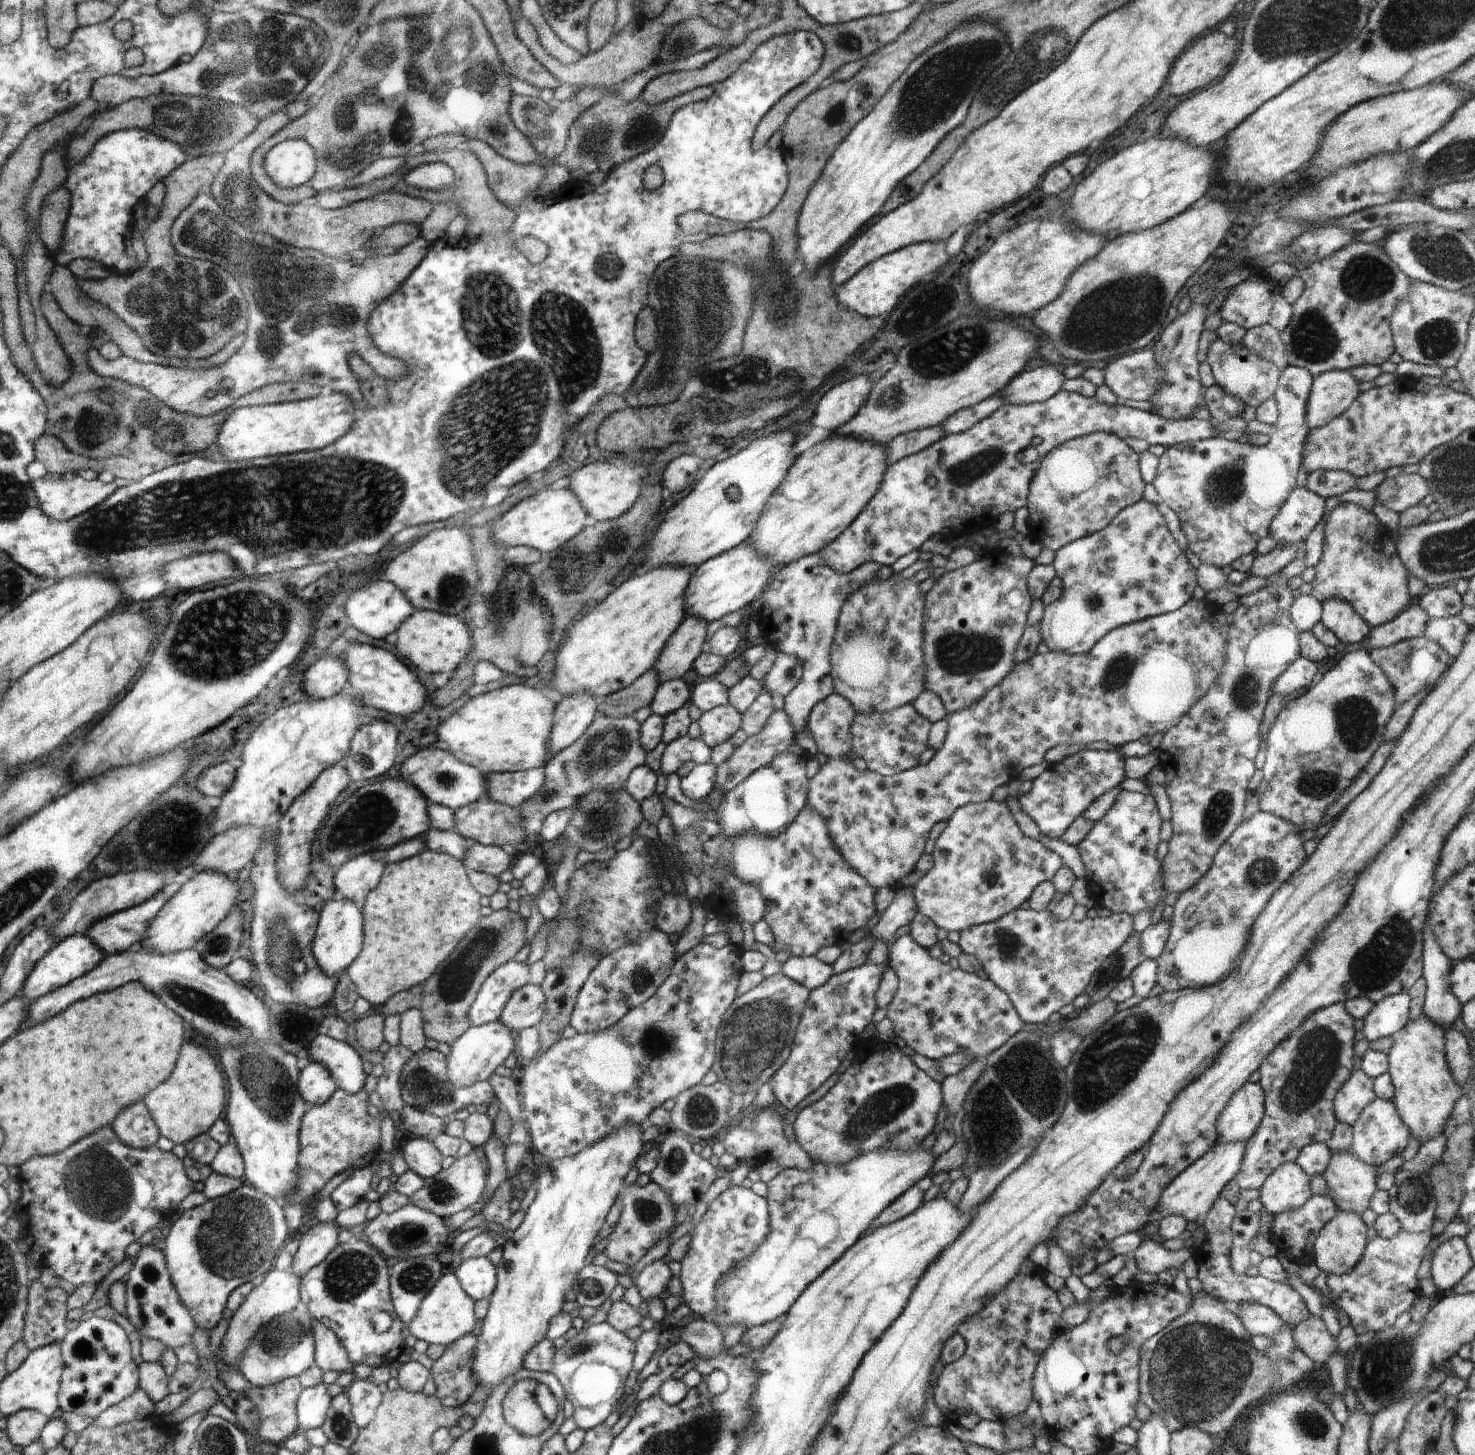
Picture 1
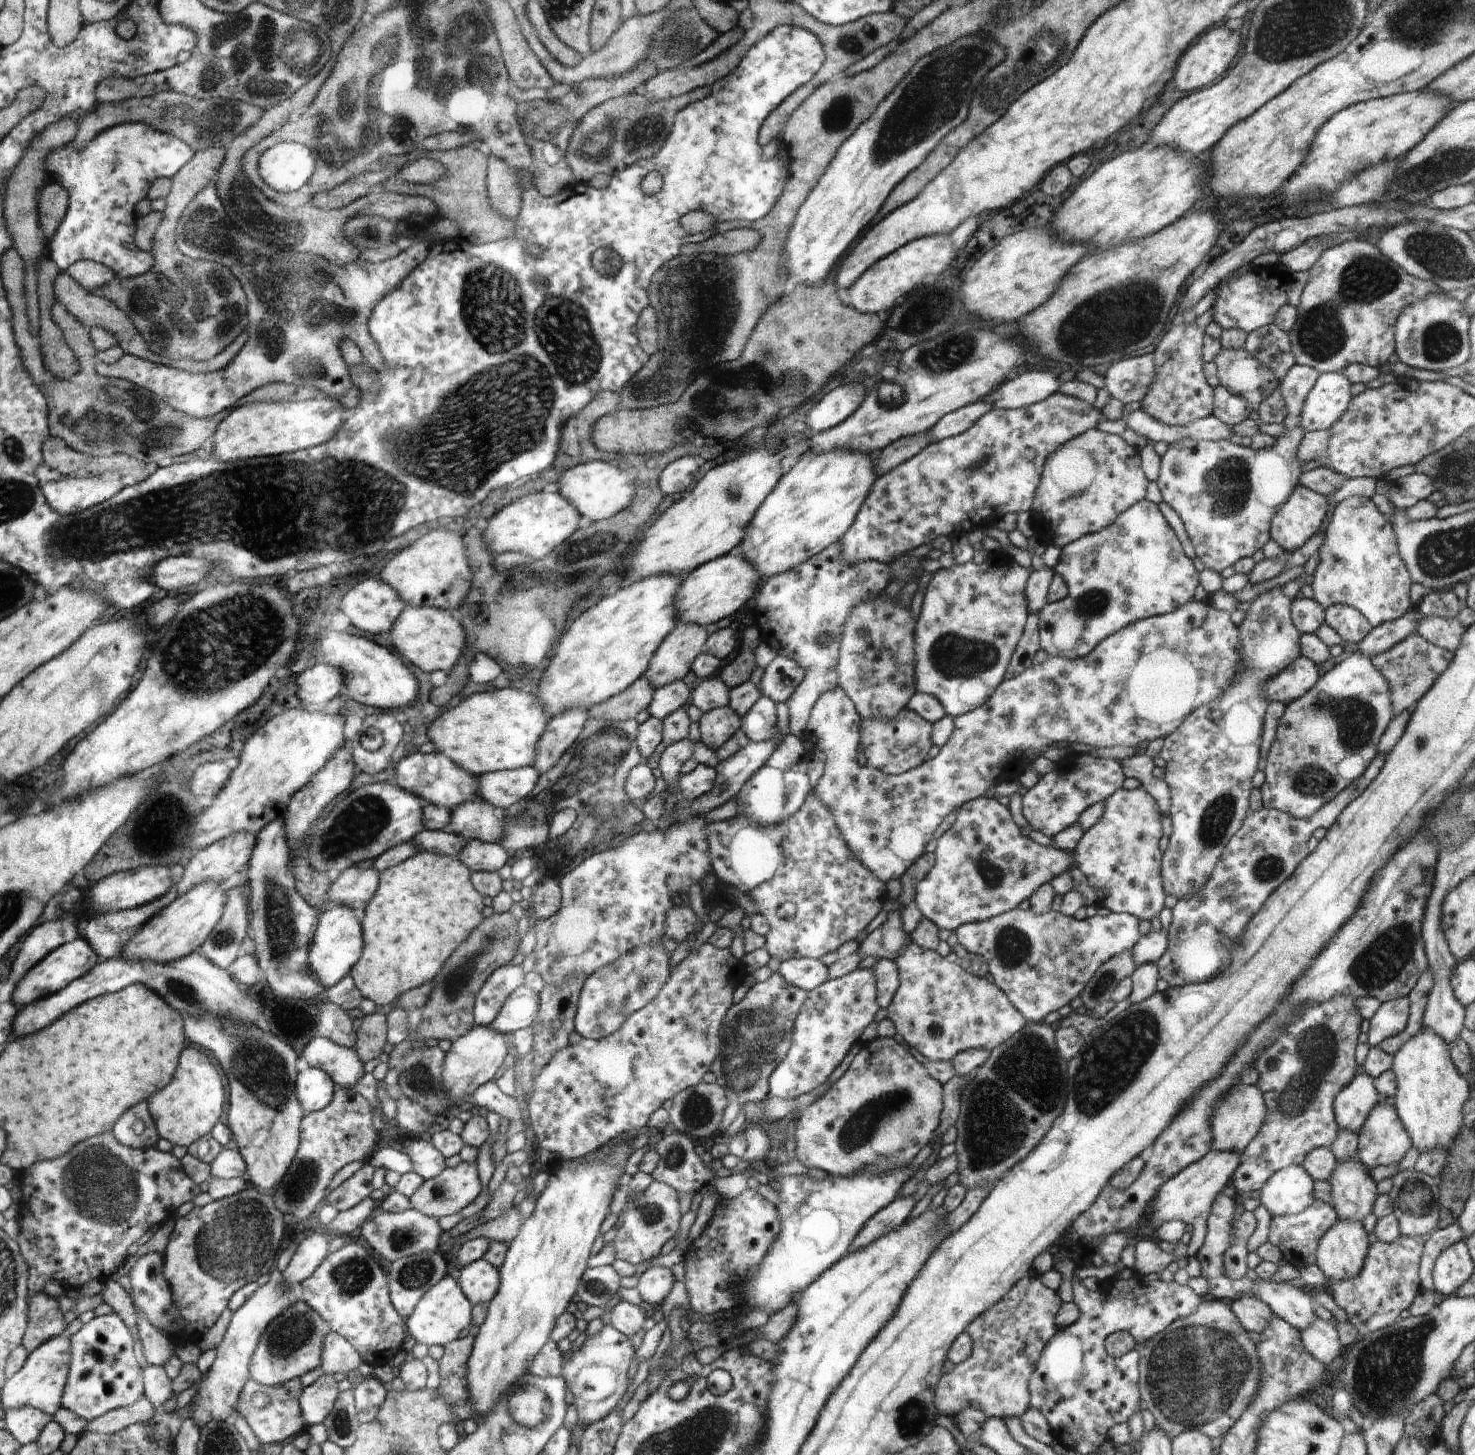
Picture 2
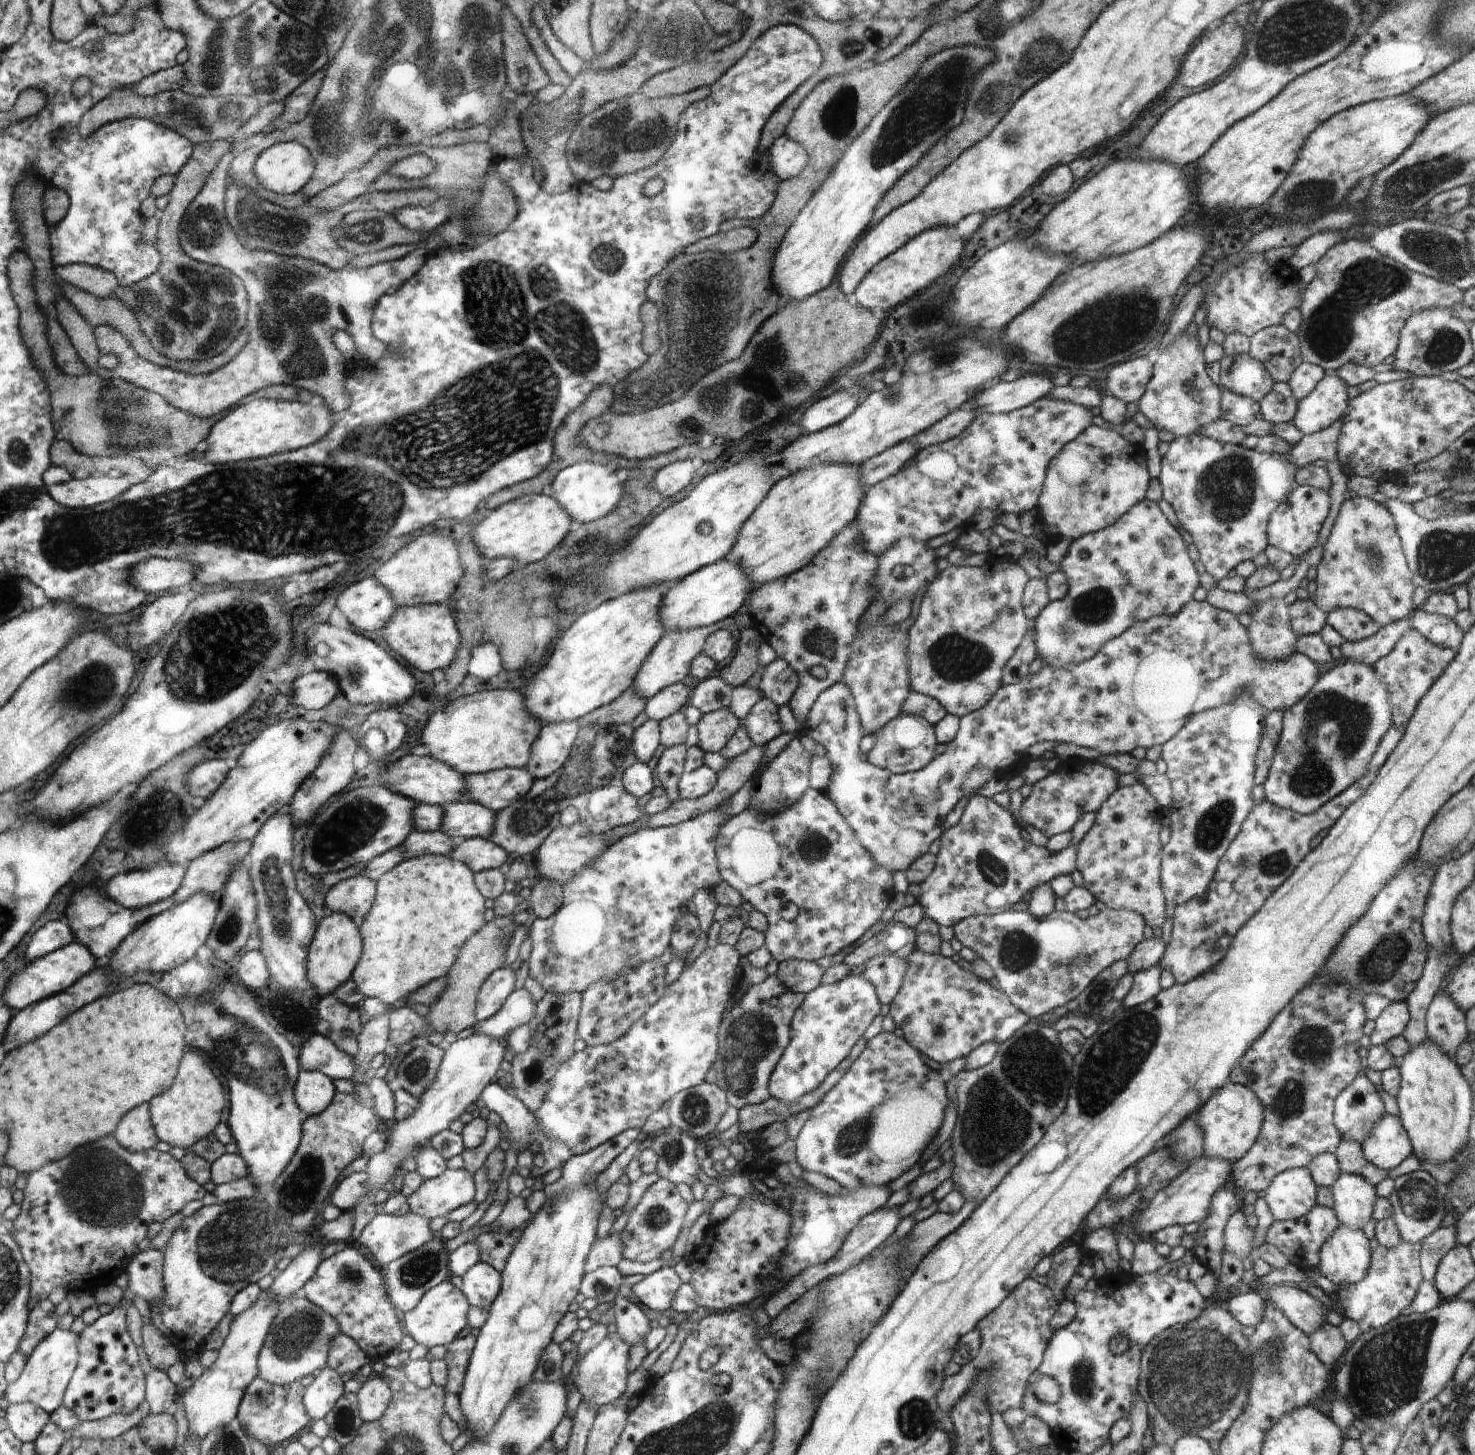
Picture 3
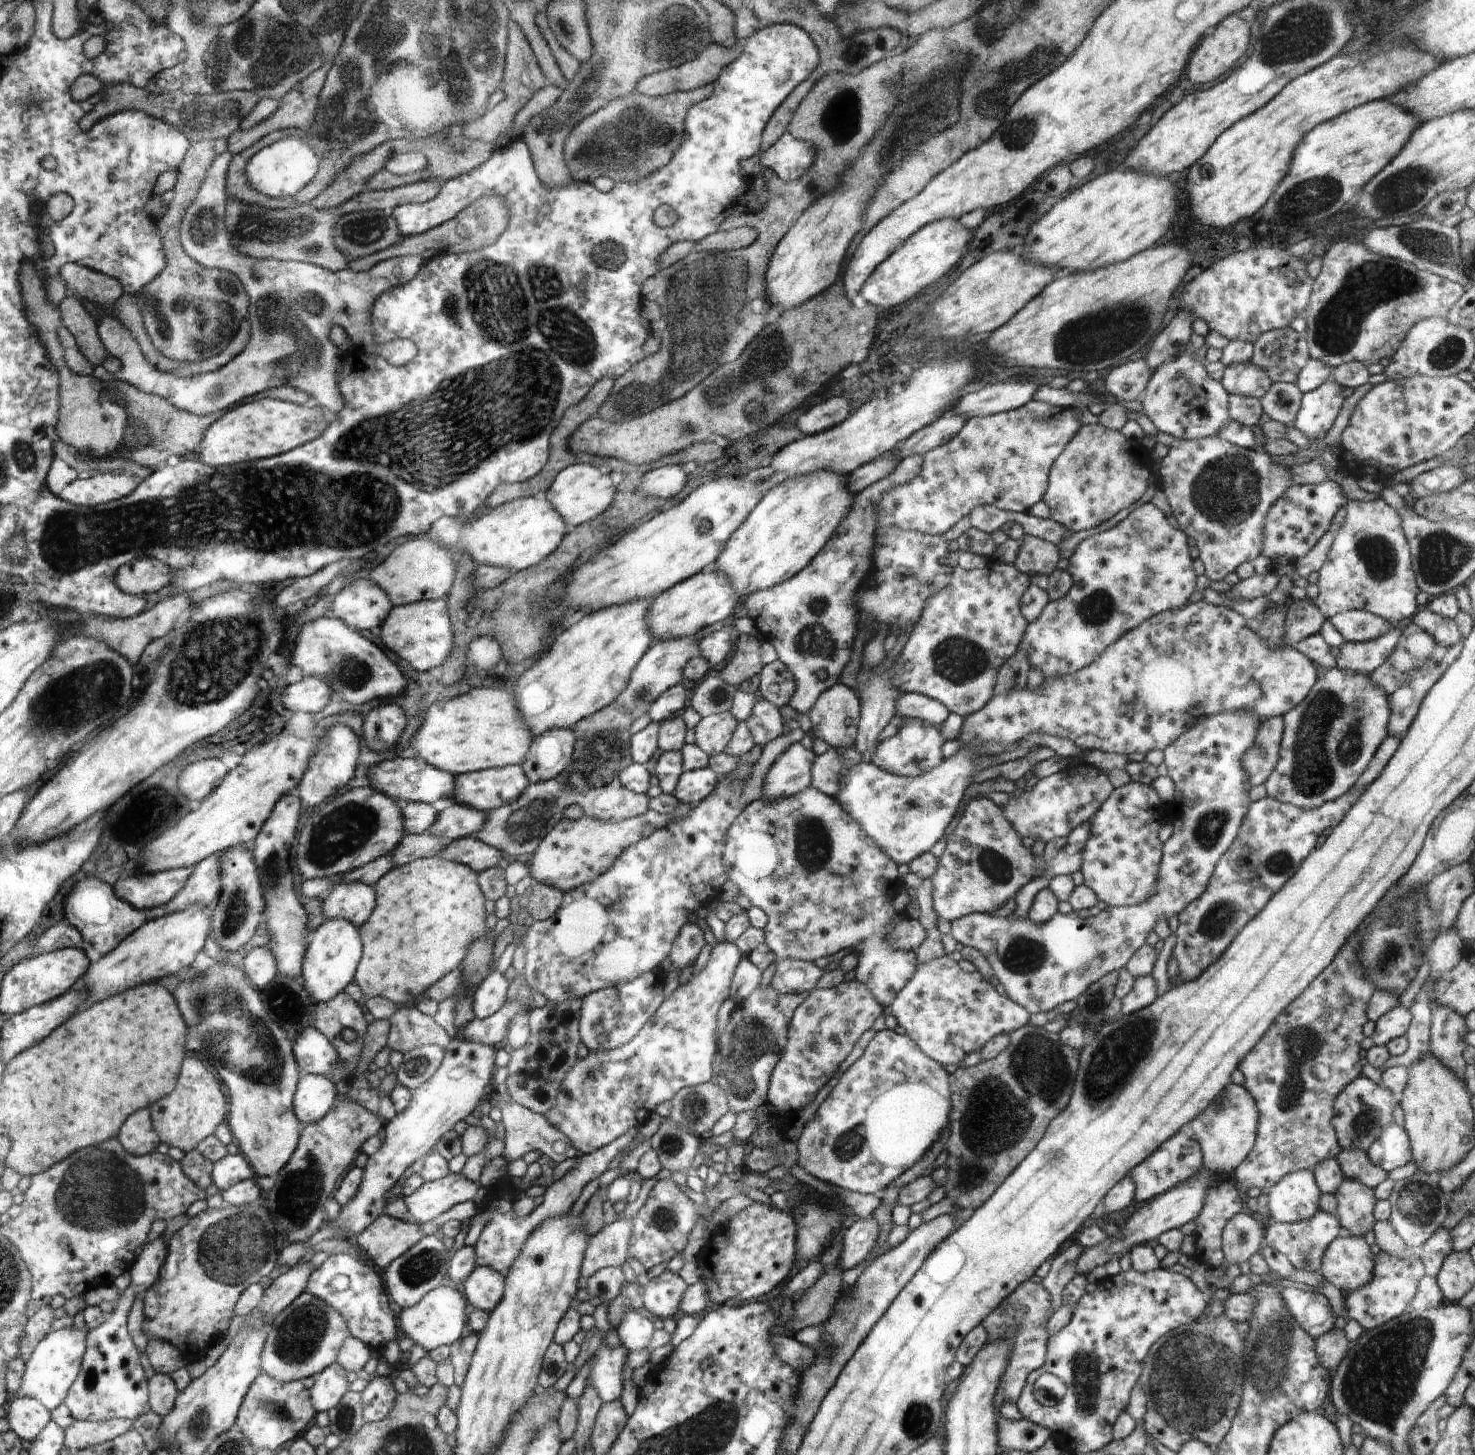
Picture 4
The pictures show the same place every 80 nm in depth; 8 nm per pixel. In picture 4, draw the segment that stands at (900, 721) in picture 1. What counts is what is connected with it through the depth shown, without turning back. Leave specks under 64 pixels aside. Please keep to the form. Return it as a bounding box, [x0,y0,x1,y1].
[871,719,945,777]

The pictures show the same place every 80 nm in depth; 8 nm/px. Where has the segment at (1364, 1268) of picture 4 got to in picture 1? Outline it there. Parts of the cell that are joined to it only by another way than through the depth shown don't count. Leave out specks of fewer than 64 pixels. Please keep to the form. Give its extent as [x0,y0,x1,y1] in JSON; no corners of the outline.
[1313,1209,1367,1277]

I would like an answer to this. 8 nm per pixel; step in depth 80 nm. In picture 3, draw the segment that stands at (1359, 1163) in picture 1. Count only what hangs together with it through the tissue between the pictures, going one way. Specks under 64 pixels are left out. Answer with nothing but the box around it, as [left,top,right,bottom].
[1331,1173,1377,1230]

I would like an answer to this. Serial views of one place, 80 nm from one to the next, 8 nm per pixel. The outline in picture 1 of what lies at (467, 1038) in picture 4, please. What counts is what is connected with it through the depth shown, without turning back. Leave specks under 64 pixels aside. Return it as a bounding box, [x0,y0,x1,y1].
[497,983,545,1033]

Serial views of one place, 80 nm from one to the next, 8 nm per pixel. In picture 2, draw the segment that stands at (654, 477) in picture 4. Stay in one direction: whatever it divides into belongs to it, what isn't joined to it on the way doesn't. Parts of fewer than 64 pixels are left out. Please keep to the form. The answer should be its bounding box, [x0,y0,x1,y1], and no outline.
[660,455,697,495]

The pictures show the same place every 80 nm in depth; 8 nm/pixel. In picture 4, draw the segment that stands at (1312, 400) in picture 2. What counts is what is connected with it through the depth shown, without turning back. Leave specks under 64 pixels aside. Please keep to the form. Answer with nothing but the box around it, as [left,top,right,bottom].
[1292,378,1344,445]

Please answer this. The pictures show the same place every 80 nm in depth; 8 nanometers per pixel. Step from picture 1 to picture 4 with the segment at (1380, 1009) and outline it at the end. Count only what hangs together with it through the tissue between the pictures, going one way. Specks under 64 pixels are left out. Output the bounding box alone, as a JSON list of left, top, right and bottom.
[1371,1004,1411,1045]

